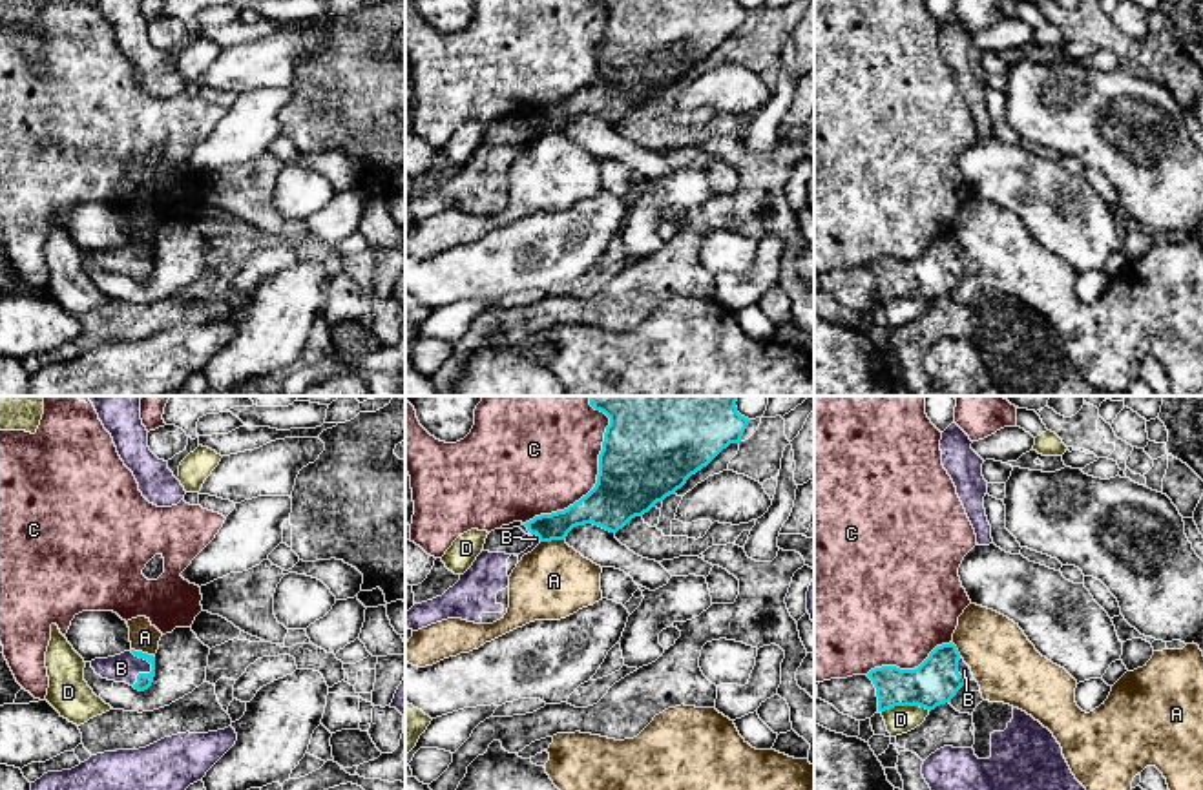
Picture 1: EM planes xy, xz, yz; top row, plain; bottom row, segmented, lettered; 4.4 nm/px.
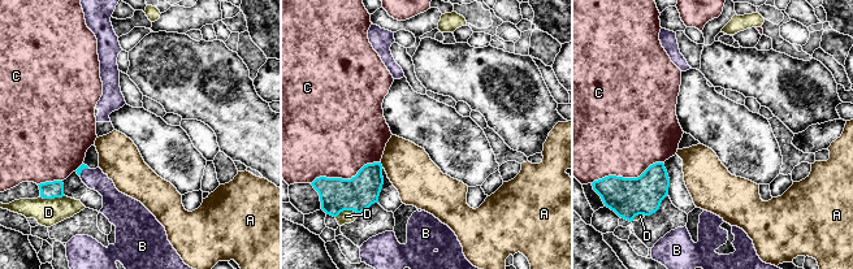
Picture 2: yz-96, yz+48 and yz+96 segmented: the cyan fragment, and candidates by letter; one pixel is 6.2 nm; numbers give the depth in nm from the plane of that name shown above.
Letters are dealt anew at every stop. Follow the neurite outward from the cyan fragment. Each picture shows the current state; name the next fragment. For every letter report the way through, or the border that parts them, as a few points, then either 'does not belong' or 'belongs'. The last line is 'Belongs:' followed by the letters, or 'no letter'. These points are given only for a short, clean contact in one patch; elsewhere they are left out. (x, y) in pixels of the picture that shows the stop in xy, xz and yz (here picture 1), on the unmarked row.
A: along xy (132, 239), (154, 249) | does not belong
B: across xy (145, 272), (152, 259), (121, 259) | belongs
C: does not belong
D: does not belong
Belongs: B

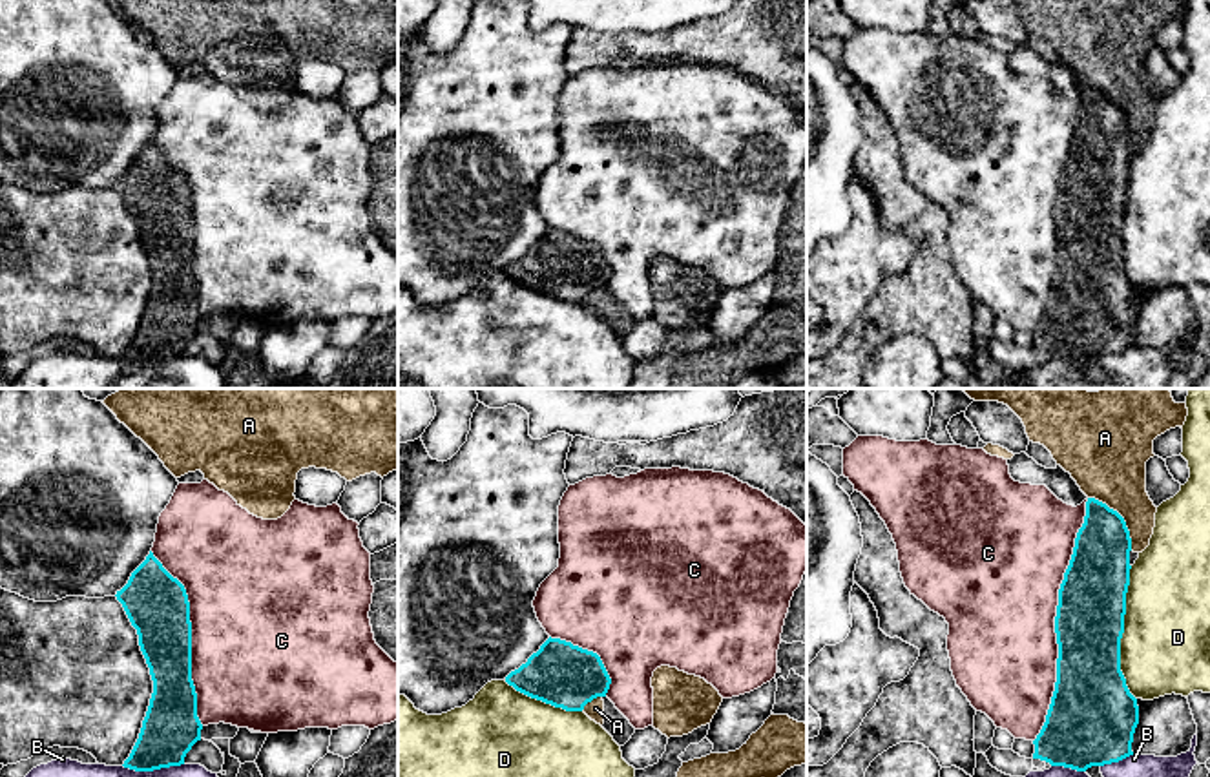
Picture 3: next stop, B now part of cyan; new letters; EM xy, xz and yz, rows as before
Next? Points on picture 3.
A: belongs
B: does not belong
C: does not belong
D: does not belong
Belongs: A

